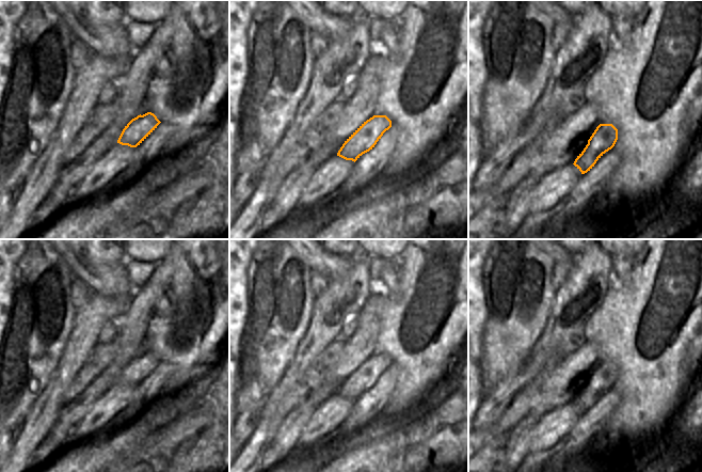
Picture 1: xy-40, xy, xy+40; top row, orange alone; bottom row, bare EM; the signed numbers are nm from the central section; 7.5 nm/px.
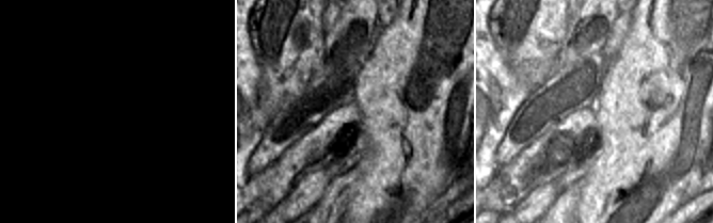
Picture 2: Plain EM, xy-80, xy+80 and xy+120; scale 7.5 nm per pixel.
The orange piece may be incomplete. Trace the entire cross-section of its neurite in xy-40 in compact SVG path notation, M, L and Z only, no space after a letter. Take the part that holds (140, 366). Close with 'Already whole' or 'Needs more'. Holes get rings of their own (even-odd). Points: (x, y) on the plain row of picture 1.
M147 351L143 355L138 355L132 358L123 368L117 382L137 387L140 384L160 363L157 356Z. Already whole

